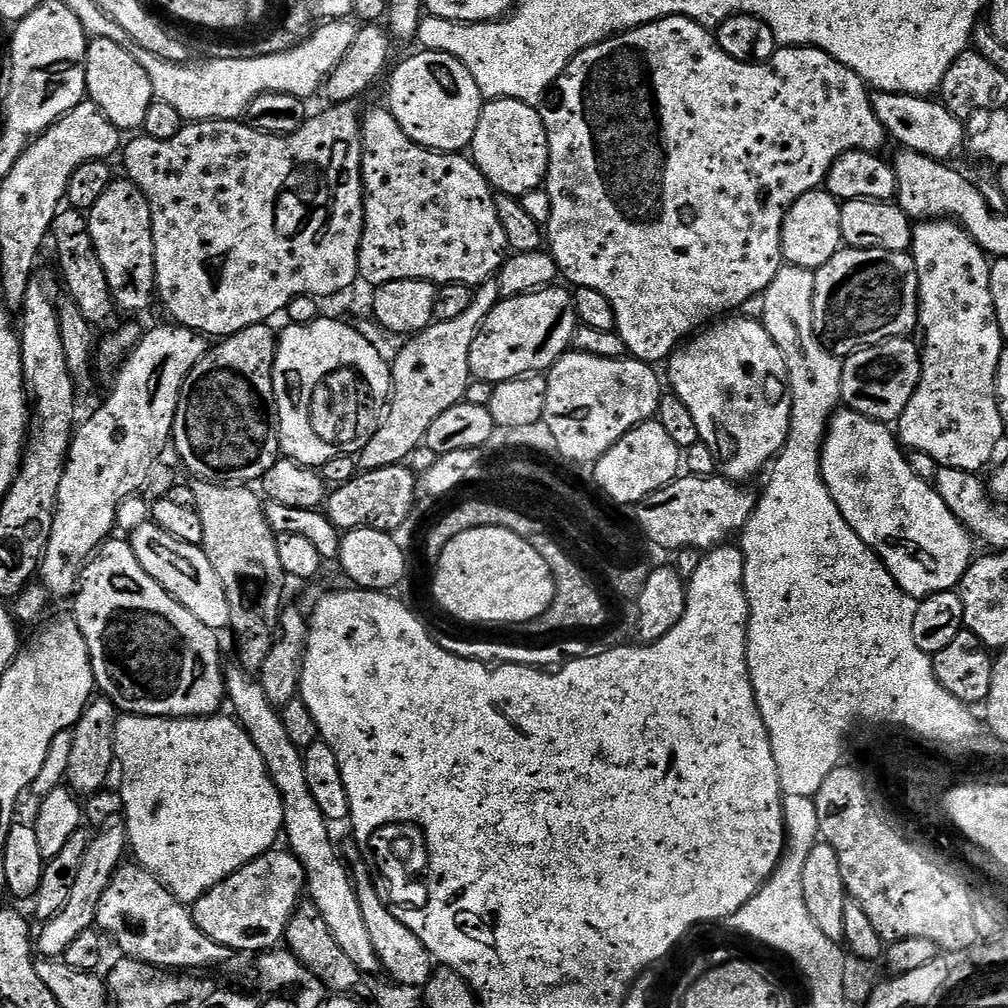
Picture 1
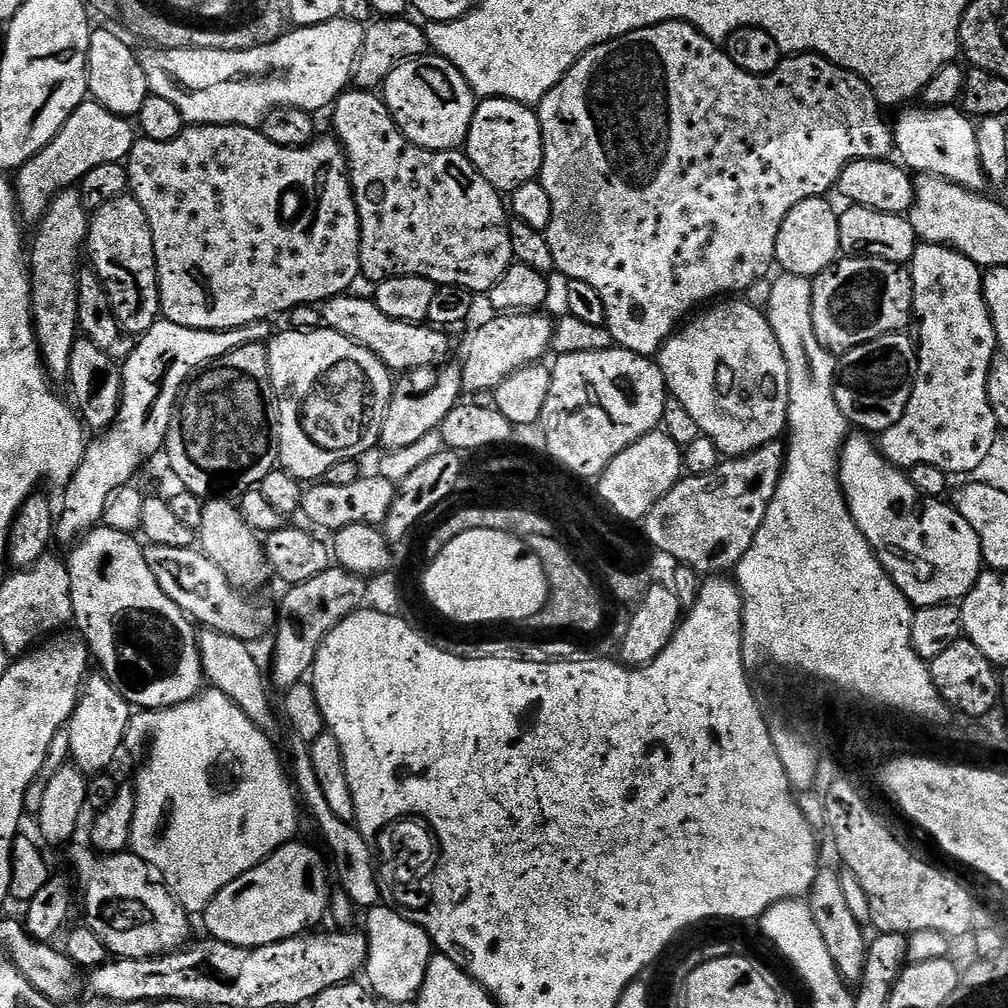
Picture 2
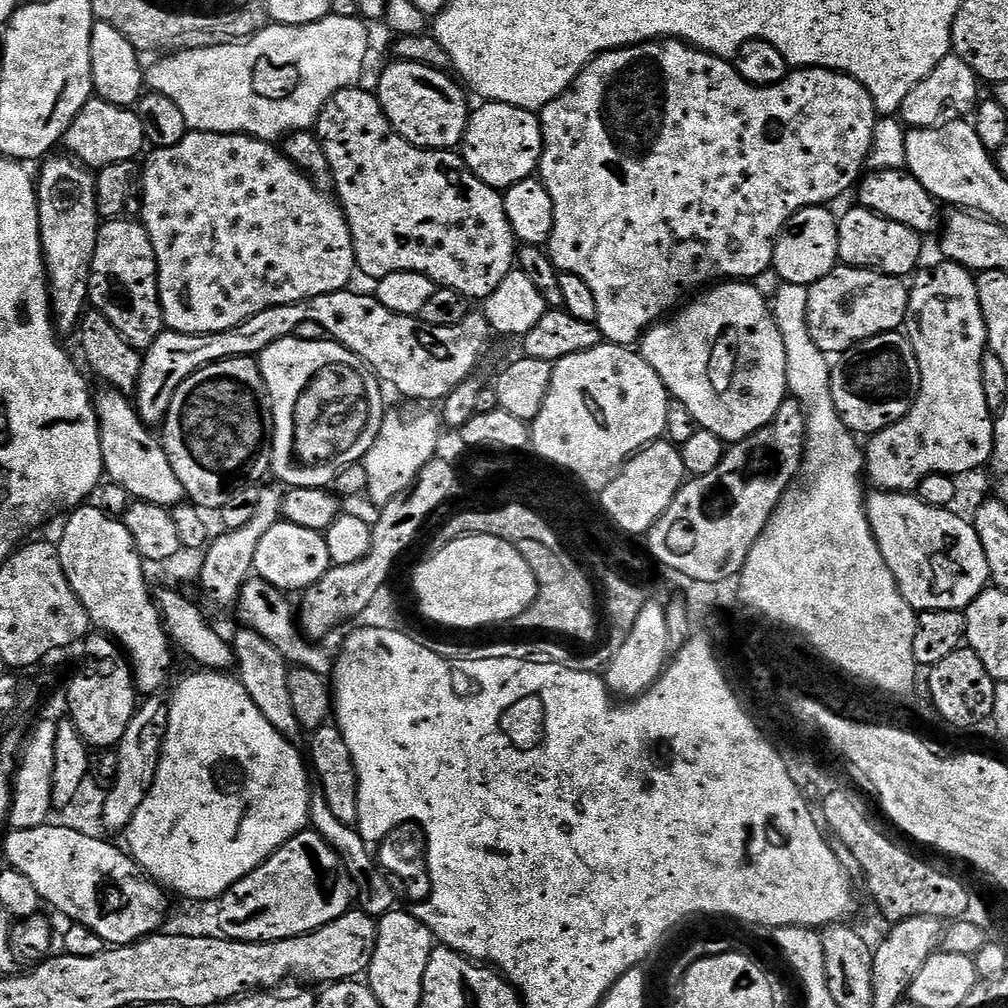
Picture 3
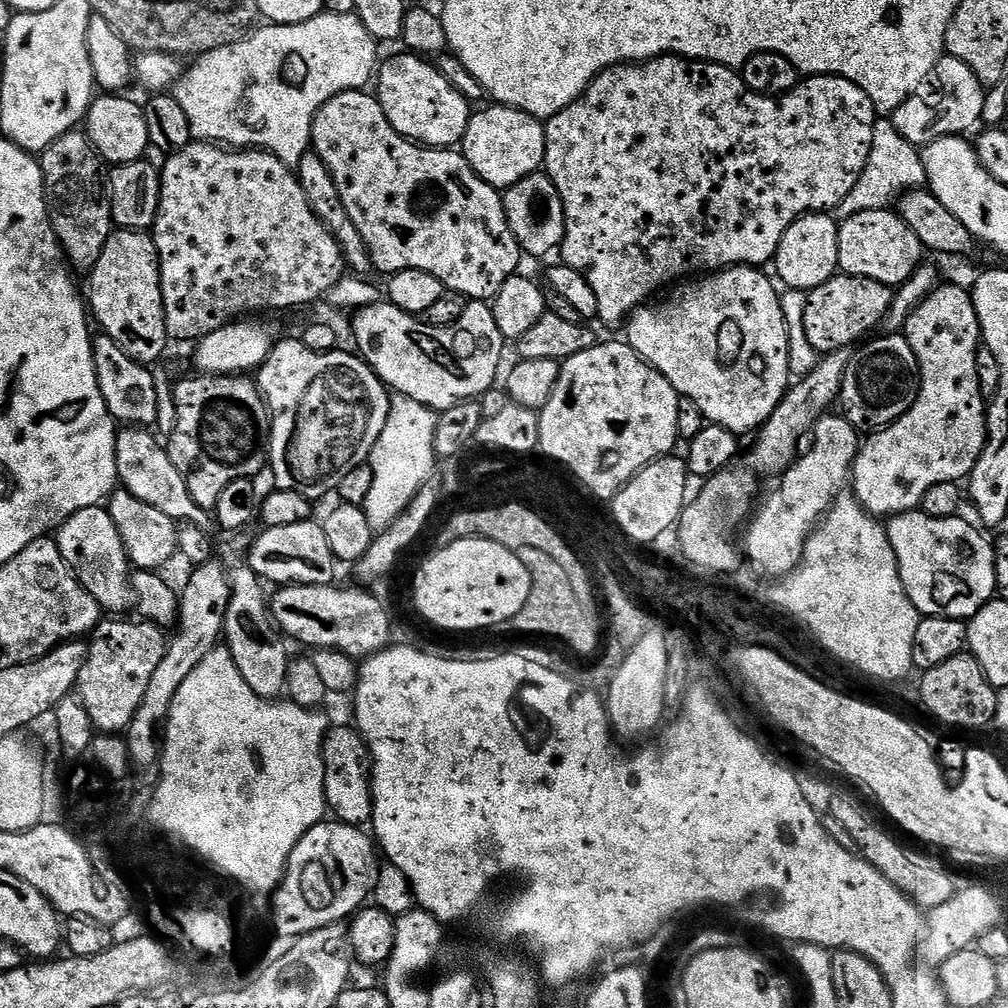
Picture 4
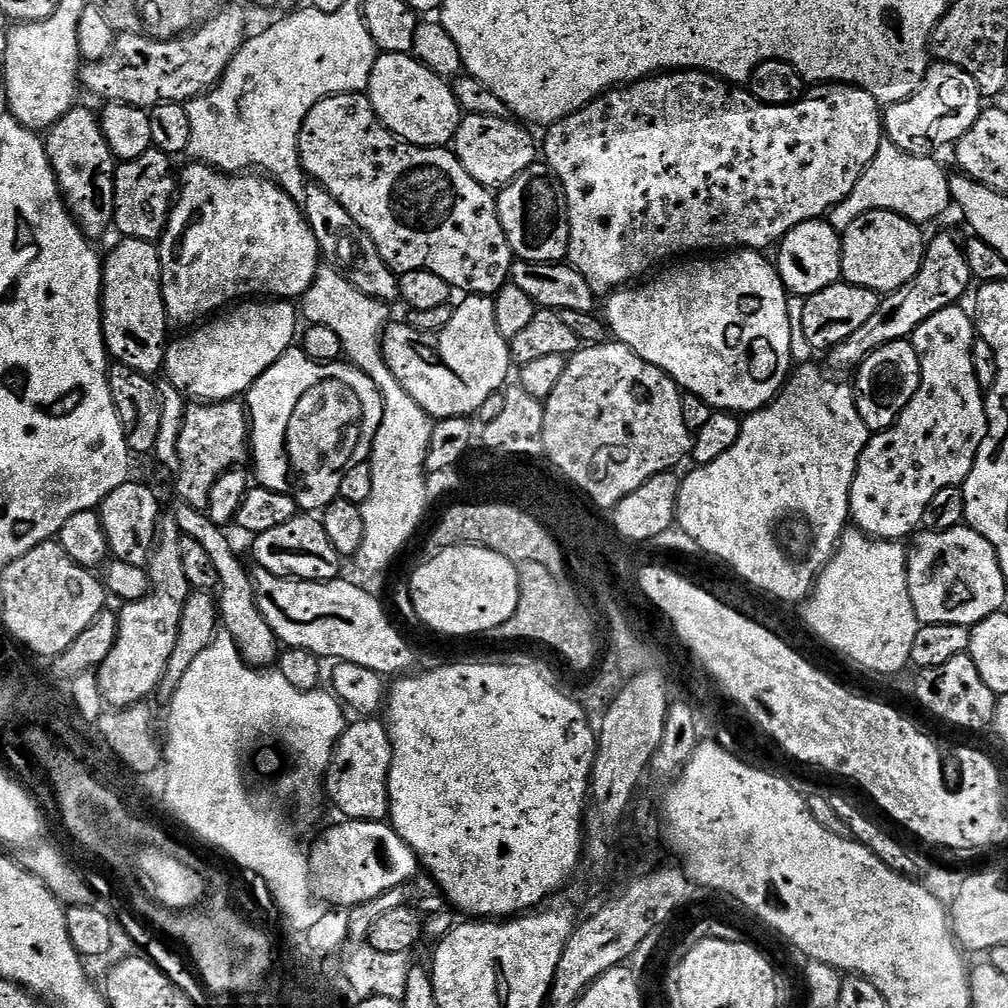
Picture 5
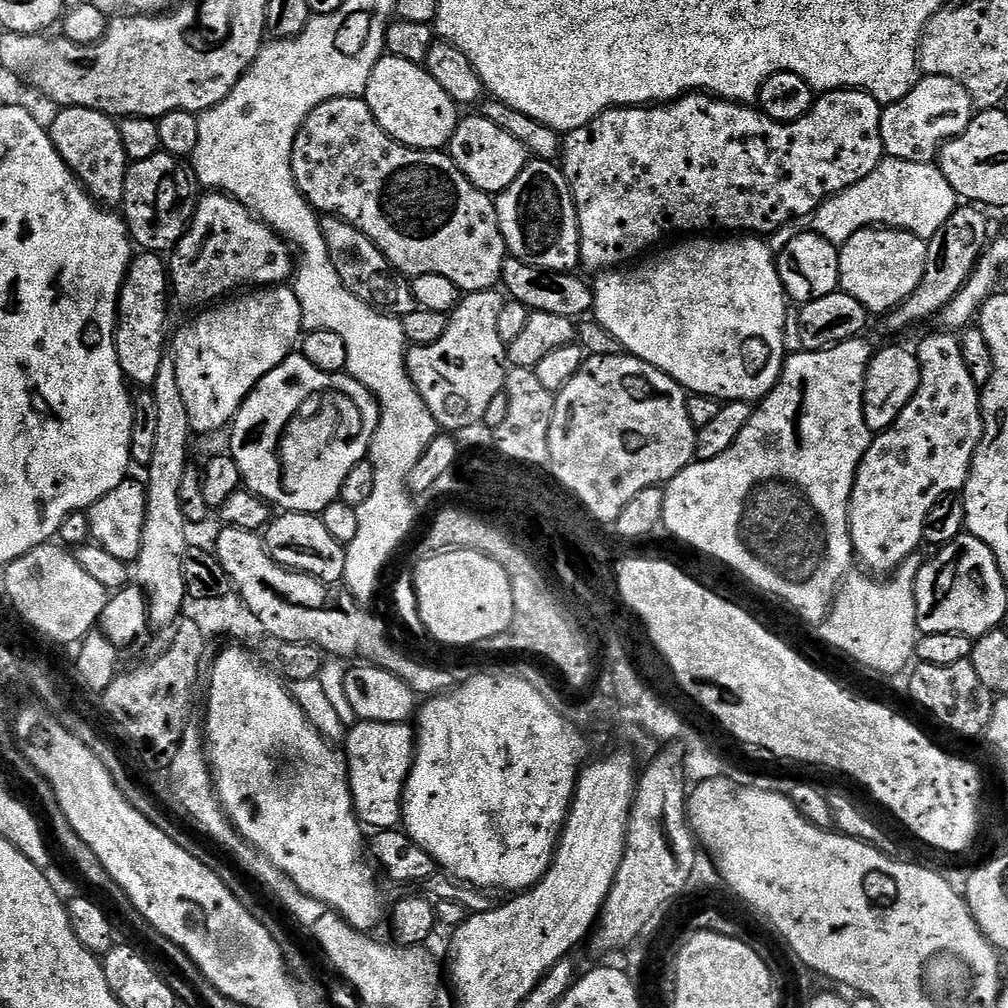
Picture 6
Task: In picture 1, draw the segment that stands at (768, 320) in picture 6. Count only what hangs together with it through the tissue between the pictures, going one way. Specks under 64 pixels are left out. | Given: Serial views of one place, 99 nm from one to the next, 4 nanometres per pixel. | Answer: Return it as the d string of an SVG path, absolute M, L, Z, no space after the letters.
M736 318L725 319L721 328L709 327L693 335L668 357L666 367L671 391L686 402L702 443L710 446L716 455L719 475L733 482L748 482L751 476L763 473L784 449L792 417L792 393L788 390L788 371L782 350L778 350L763 323L759 319L732 319Z

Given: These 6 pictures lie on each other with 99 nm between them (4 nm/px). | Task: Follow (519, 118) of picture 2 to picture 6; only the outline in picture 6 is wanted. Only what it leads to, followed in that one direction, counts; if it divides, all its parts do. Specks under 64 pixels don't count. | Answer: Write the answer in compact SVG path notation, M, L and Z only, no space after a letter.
M482 114L465 115L457 124L456 133L452 136L450 155L471 184L489 194L505 192L514 178L522 174L530 159L528 149L522 146L522 142L518 142L518 138L514 138L514 134L502 130L502 126L490 122Z

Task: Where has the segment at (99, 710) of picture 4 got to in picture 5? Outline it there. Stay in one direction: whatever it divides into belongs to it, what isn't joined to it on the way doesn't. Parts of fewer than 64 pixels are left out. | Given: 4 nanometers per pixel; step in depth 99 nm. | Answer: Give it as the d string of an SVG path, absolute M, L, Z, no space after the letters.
M161 515L158 532L156 547L152 549L152 558L146 565L150 581L150 594L138 601L125 603L122 607L124 609L119 609L120 626L114 647L96 670L99 689L102 690L105 703L111 709L128 708L131 705L143 703L150 698L148 697L150 694L153 695L157 691L167 668L167 662L174 651L174 646L176 646L182 610L190 595L186 574L182 570L182 546L180 545L182 533L175 515Z

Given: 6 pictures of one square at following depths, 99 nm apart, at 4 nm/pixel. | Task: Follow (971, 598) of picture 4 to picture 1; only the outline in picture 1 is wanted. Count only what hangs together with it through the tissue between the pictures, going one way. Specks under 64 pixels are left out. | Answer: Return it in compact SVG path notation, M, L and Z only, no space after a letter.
M837 411L828 421L824 449L820 451L820 469L830 490L830 498L834 498L838 510L842 510L842 518L846 518L854 534L866 542L871 552L880 557L894 582L898 582L907 596L933 596L939 592L951 592L959 585L974 559L973 537L947 509L935 487L929 481L918 478L914 470L910 470L905 449L889 425L857 412Z

